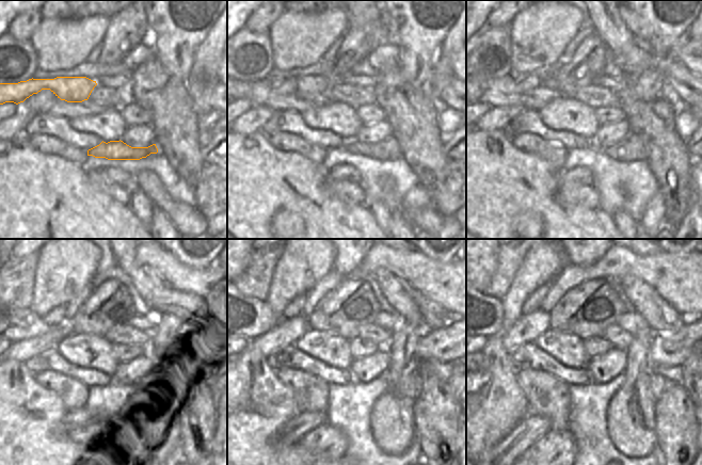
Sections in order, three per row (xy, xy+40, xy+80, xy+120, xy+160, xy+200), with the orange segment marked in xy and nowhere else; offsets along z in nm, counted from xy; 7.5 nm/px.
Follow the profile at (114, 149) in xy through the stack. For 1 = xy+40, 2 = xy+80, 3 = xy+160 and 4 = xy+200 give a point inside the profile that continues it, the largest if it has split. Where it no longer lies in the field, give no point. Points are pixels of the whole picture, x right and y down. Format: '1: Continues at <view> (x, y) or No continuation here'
1: Continues at xy+40 (387, 149)
2: Continues at xy+80 (633, 147)
3: Continues at xy+160 (410, 384)
4: Continues at xy+200 (658, 383)

